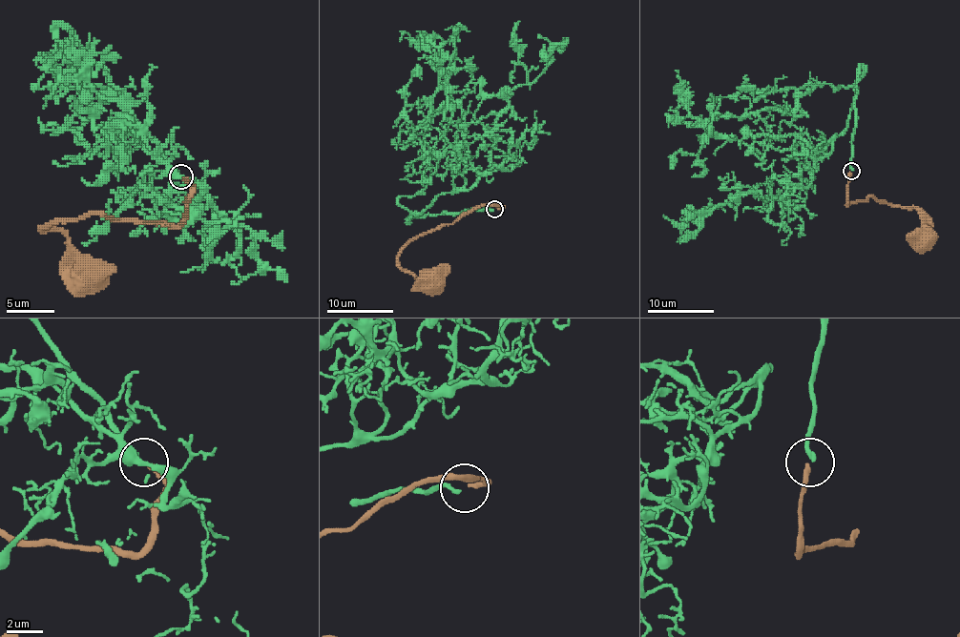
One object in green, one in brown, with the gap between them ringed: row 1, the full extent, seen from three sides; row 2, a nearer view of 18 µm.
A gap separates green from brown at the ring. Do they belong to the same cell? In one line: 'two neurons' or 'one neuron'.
one neuron

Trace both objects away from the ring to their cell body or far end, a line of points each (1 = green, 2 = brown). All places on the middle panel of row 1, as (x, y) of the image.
1: (492, 209), (407, 220), (503, 169), (511, 135), (485, 128), (508, 91), (543, 71), (550, 43), (538, 34)
2: (496, 207), (473, 207), (451, 224), (414, 237), (400, 253), (398, 262), (427, 282)

